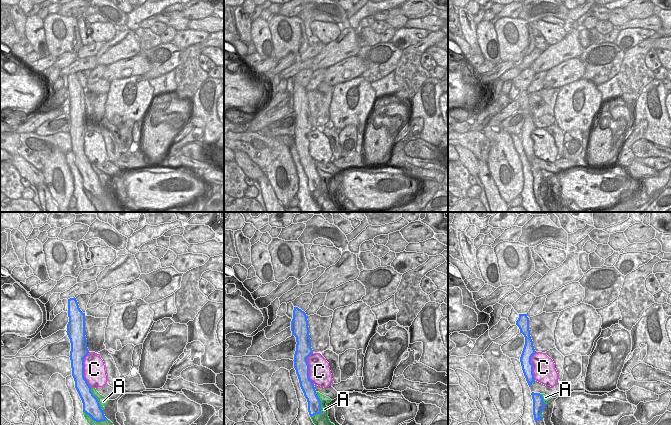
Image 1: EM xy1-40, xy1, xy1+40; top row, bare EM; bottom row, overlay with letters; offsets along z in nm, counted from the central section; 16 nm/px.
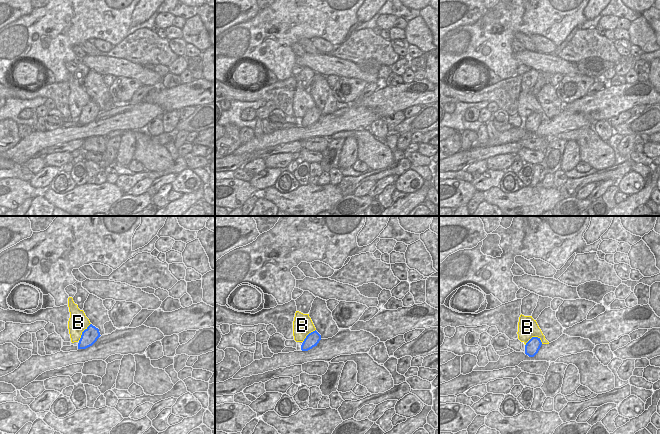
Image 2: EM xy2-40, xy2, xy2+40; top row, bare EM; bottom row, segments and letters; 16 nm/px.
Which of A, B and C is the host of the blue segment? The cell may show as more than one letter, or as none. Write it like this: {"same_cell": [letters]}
{"same_cell": ["A"]}

